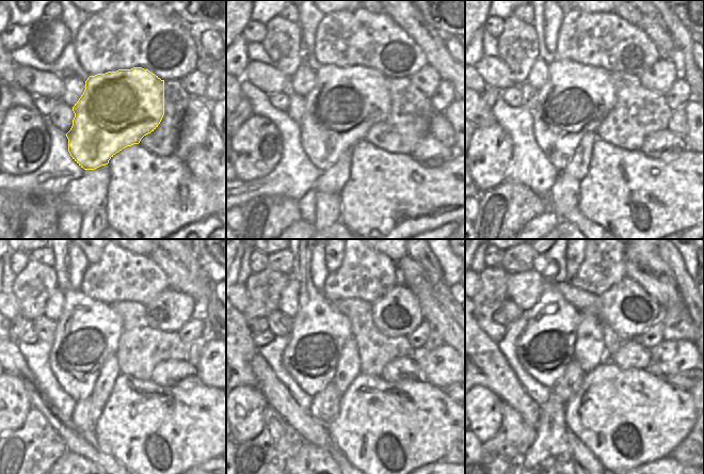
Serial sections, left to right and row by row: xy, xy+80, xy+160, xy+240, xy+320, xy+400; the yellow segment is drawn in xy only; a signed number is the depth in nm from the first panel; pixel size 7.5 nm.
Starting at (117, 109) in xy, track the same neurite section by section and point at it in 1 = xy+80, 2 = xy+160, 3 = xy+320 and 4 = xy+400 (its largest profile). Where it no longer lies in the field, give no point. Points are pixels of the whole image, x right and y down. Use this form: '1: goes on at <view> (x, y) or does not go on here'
1: goes on at xy+80 (346, 101)
2: goes on at xy+160 (575, 99)
3: goes on at xy+320 (319, 332)
4: goes on at xy+400 (546, 346)

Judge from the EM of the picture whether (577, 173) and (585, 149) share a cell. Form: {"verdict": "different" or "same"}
{"verdict": "same"}

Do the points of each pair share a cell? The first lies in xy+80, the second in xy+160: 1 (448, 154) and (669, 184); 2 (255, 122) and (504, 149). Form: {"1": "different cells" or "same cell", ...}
{"1": "different cells", "2": "same cell"}

